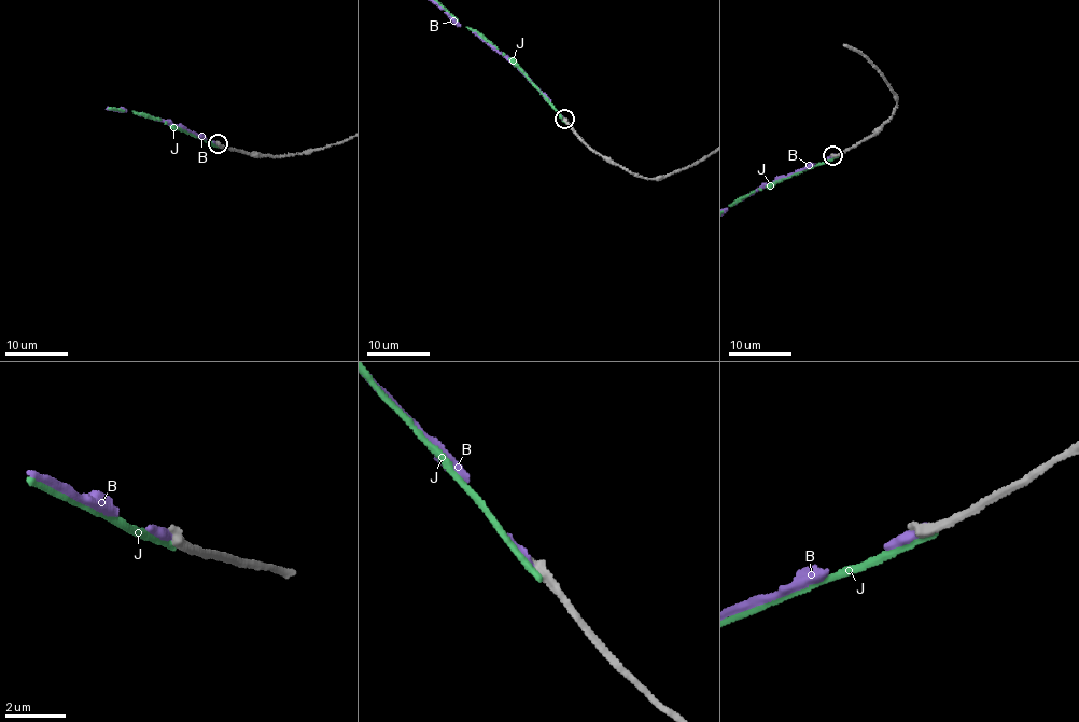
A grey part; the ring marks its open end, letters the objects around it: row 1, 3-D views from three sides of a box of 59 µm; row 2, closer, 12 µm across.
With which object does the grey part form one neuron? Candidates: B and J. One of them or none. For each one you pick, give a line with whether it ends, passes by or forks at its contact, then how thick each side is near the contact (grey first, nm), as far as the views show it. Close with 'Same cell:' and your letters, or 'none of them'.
Same cell: none of them

